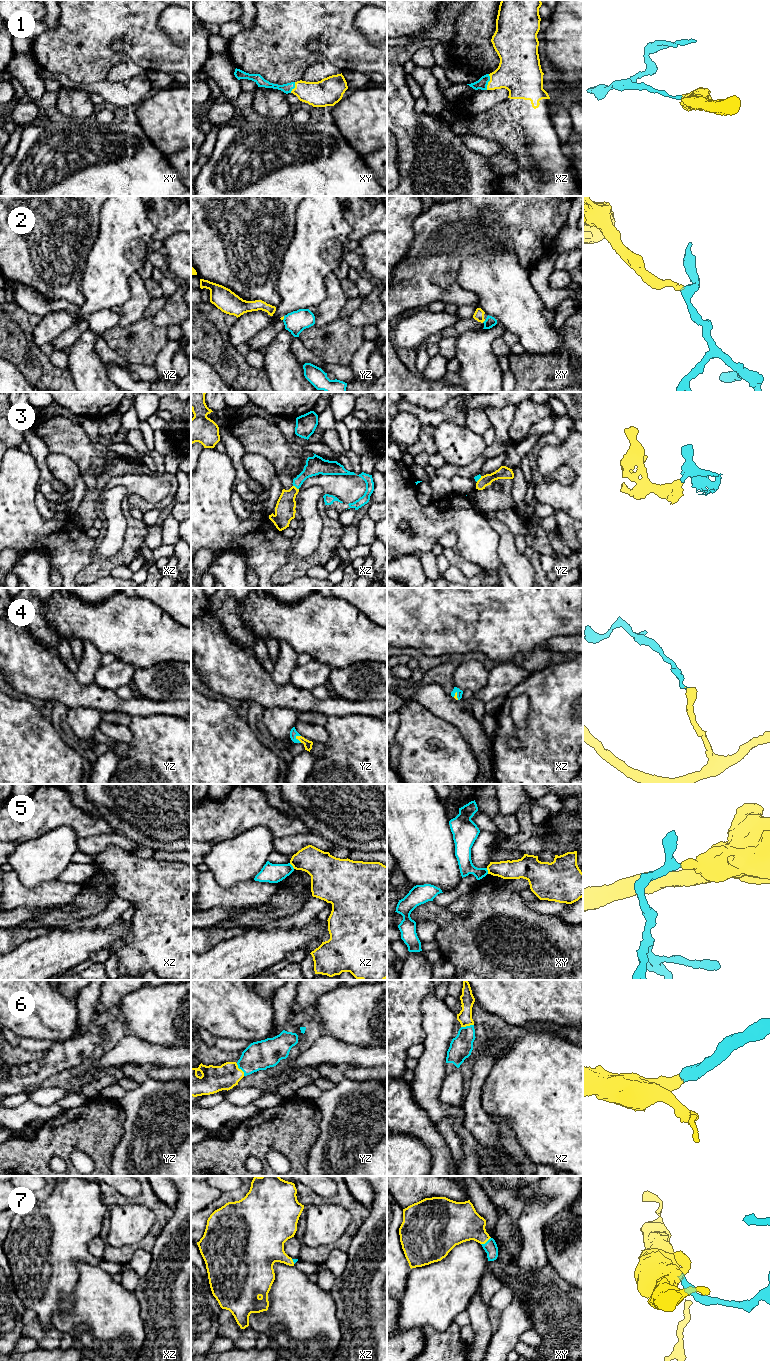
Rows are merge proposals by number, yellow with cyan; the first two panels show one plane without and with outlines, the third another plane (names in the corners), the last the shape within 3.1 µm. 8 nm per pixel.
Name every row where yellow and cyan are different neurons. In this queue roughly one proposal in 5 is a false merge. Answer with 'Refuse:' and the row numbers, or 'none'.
Refuse: 5

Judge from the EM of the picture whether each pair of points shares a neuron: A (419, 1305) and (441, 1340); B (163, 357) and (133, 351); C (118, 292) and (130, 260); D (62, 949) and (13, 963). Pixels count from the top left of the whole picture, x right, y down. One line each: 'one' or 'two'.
A: two
B: two
C: one
D: one

